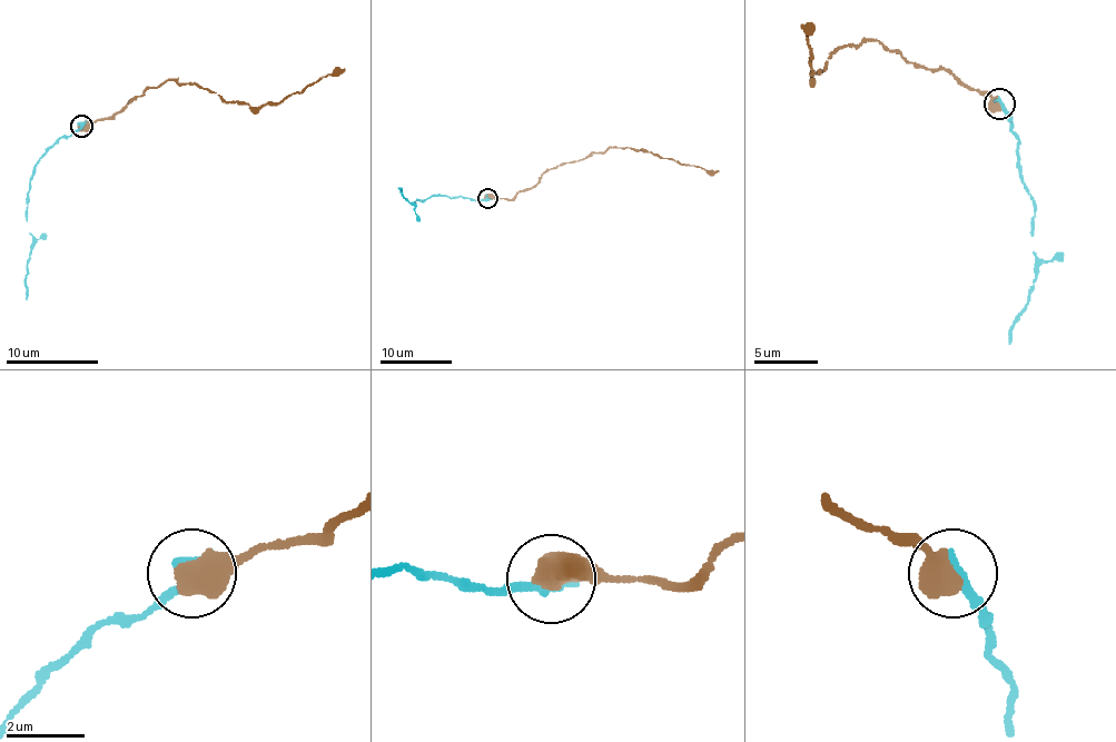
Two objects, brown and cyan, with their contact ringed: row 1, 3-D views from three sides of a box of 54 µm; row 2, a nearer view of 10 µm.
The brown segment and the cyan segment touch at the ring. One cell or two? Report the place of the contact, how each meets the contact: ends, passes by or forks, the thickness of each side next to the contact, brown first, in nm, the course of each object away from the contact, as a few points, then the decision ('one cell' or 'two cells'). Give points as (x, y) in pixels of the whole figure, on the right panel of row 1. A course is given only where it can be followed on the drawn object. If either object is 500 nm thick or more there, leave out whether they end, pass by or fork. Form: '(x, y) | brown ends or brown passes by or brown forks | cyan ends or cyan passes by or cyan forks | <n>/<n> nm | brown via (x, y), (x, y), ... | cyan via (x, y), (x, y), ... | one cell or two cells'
(999, 104) | 750/300 nm | brown via (998, 104), (941, 68), (918, 65), (876, 39), (832, 52), (822, 71), (810, 78), (810, 56), (802, 23) | cyan via (998, 104), (1010, 119), (1019, 179), (1031, 198), (1035, 274), (1029, 303), (1011, 325), (1009, 344) | one cell

